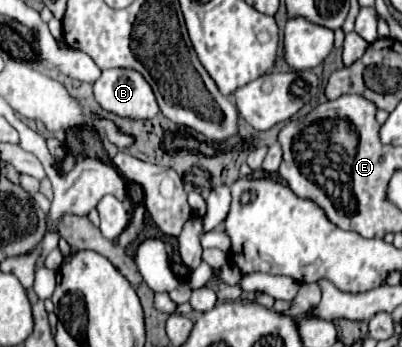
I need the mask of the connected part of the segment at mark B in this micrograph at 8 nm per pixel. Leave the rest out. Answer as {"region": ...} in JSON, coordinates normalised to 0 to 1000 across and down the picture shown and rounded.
{"region":[[[256,202],[231,265],[246,305],[276,329],[326,346],[376,346],[396,329],[376,248],[336,202]]]}

